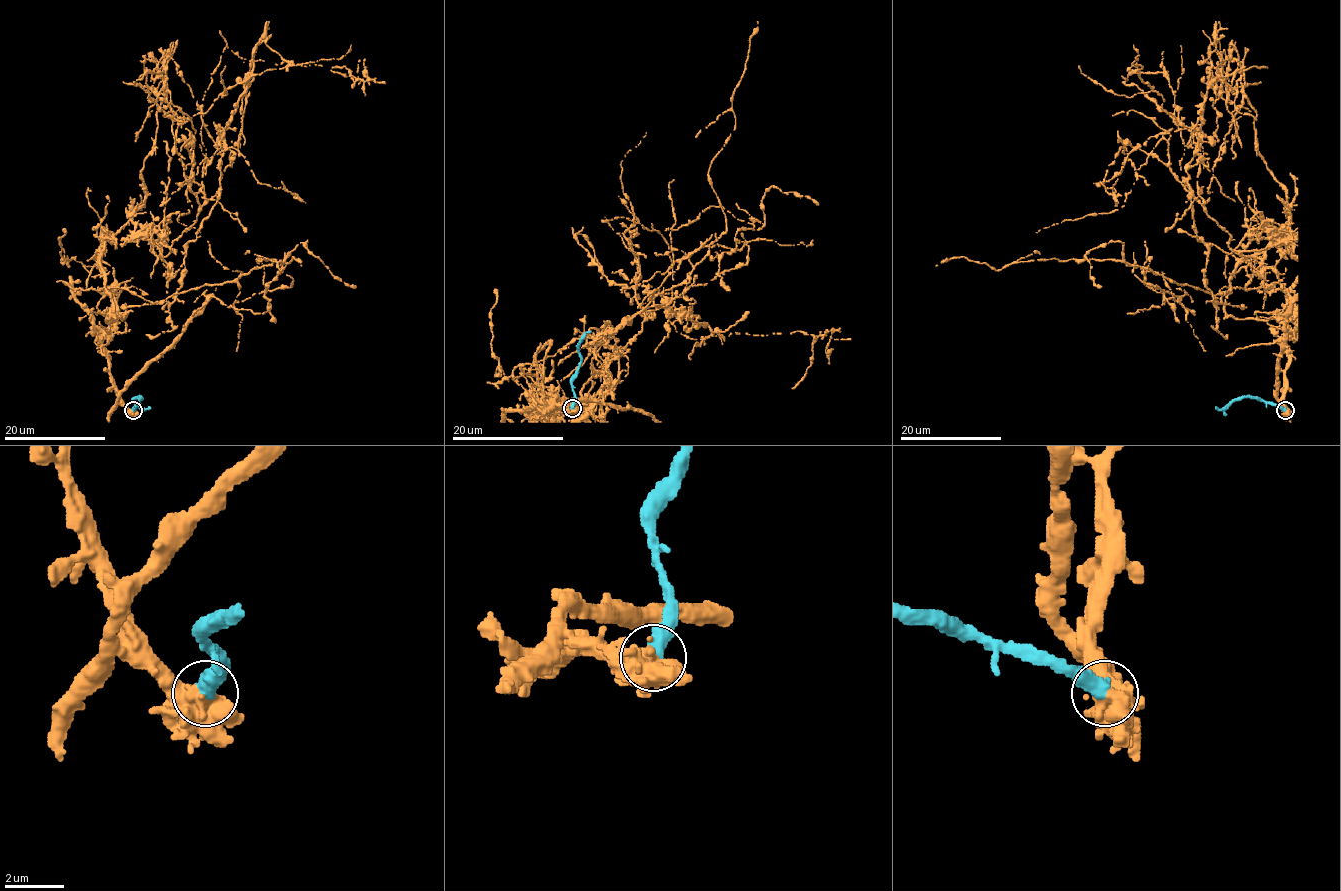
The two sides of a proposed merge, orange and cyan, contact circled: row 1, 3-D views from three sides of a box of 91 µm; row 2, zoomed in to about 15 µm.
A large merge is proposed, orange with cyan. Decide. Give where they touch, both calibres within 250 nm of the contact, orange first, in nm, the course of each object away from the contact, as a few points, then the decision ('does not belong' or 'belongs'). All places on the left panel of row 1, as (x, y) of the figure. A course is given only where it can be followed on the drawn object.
(133, 410) | 550/480 nm | orange via (133, 410), (103, 345), (103, 243), (129, 220), (176, 251), (205, 196), (177, 291), (301, 265) | cyan via (133, 410), (135, 407), (133, 400), (138, 397), (144, 409), (150, 407) | does not belong

